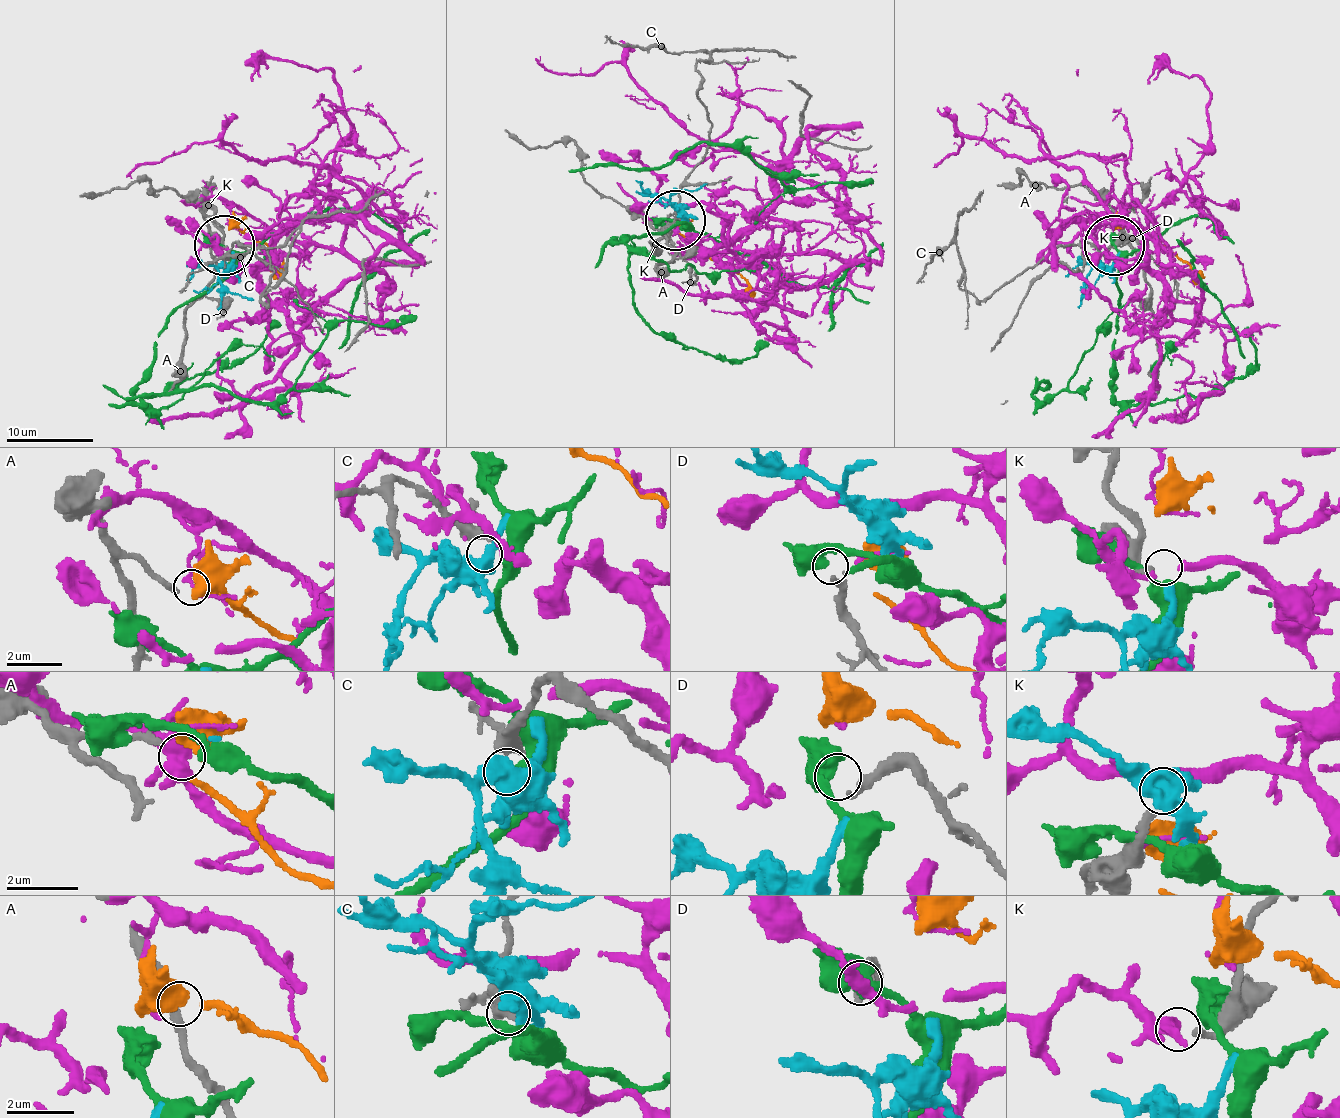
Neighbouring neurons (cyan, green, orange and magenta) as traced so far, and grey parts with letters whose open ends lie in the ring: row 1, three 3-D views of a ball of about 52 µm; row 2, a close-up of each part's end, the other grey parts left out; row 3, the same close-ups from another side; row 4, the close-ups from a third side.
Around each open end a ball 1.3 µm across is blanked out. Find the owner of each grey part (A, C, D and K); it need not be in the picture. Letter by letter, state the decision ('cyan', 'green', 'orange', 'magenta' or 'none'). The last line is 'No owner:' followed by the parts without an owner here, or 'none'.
A: orange
C: none
D: none
K: magenta
No owner: C, D

